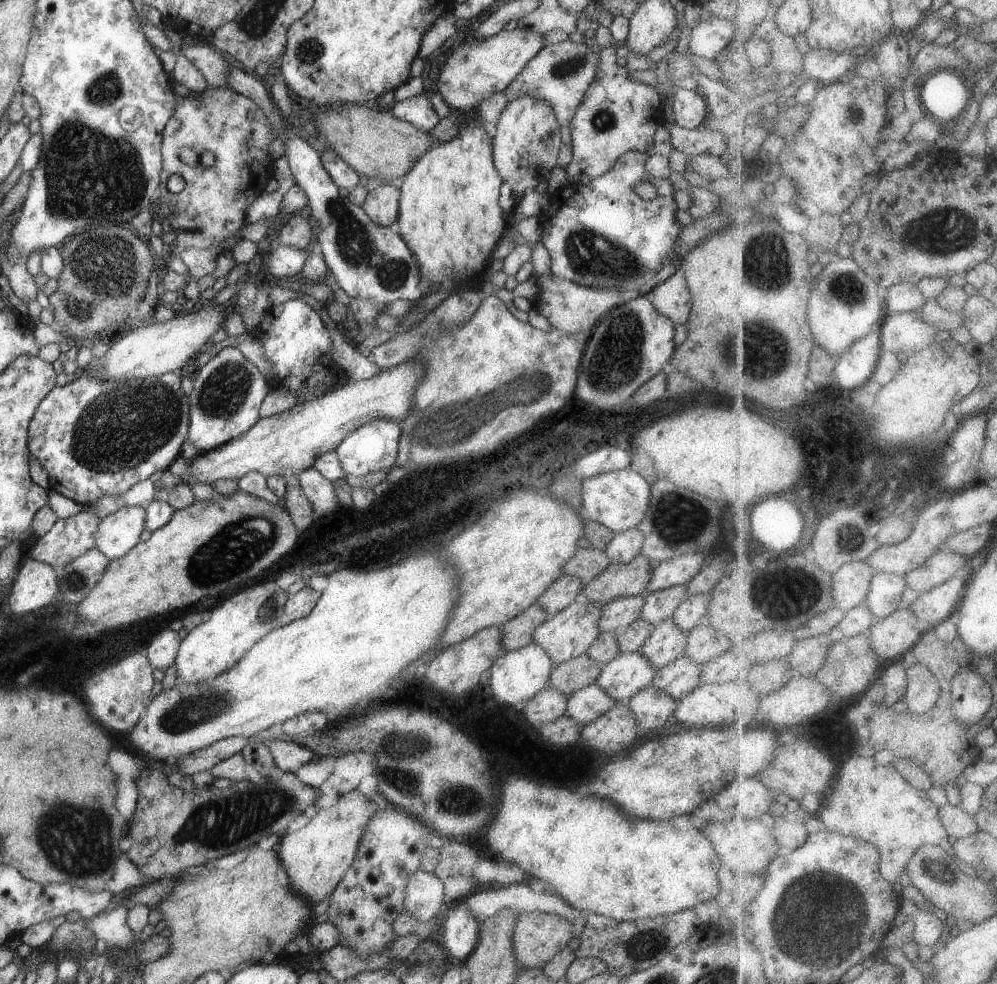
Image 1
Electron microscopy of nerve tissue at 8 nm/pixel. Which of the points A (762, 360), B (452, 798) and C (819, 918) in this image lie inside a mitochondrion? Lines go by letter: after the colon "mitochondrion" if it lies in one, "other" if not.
A: mitochondrion
B: mitochondrion
C: mitochondrion

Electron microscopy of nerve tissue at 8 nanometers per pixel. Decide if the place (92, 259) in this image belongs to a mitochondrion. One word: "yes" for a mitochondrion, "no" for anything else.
yes

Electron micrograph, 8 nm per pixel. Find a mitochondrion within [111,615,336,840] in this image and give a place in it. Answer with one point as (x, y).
(190, 712)

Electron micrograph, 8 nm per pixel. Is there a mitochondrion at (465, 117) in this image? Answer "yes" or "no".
no

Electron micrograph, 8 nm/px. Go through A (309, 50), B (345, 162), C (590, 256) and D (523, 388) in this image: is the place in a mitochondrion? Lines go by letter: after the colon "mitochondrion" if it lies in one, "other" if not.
A: mitochondrion
B: other
C: mitochondrion
D: mitochondrion

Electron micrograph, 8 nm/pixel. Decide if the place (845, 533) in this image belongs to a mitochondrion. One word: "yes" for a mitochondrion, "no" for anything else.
yes

